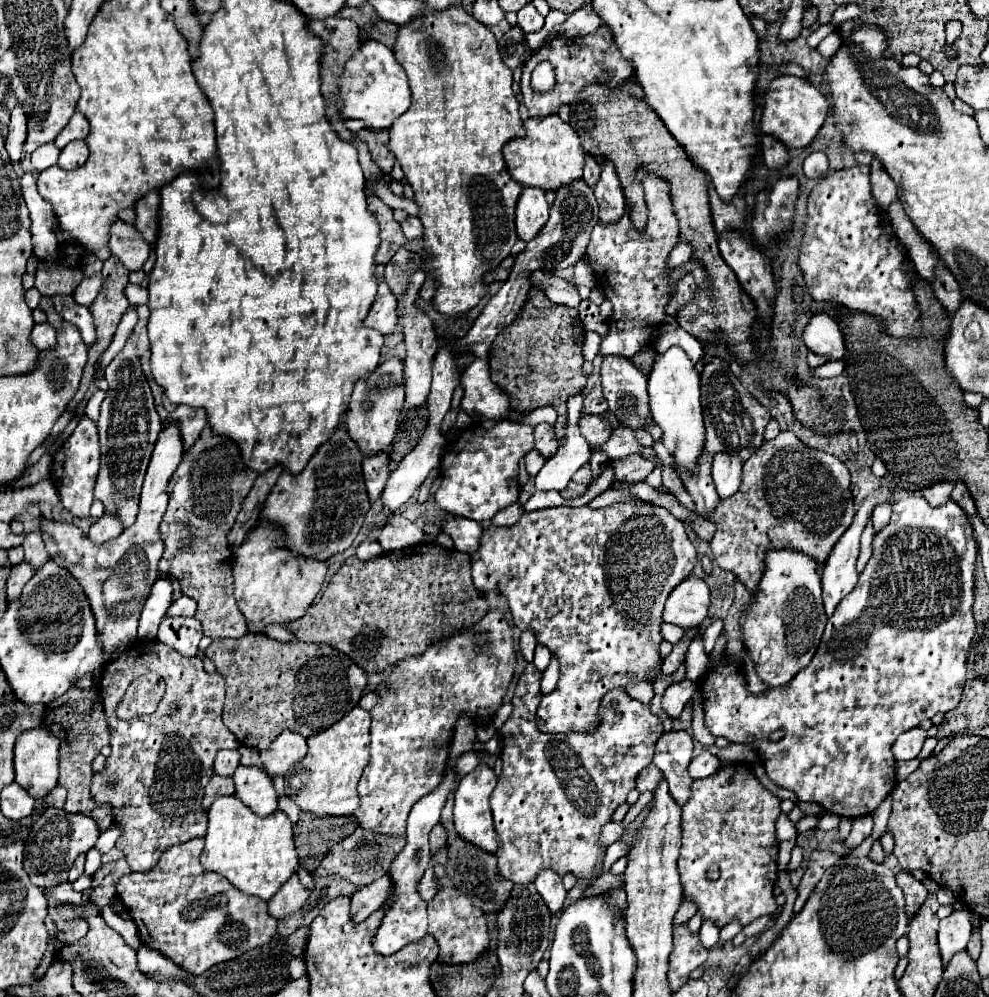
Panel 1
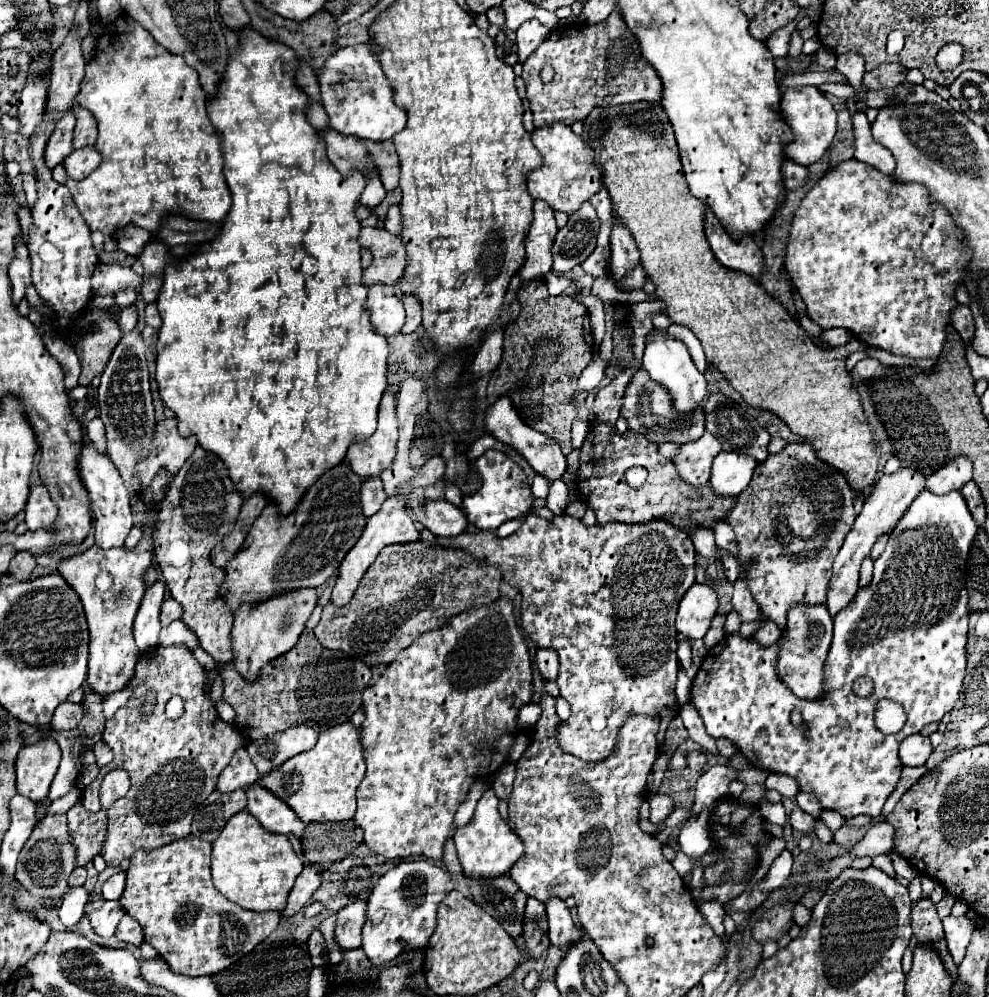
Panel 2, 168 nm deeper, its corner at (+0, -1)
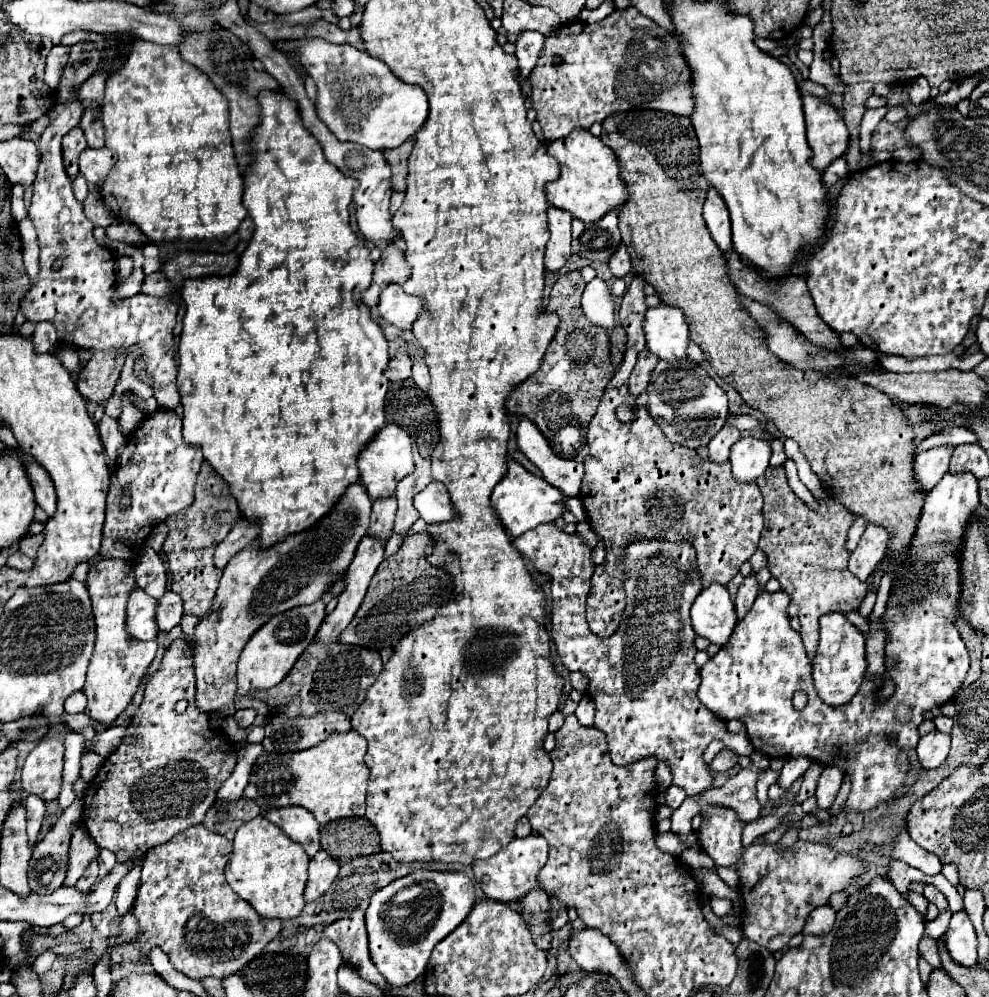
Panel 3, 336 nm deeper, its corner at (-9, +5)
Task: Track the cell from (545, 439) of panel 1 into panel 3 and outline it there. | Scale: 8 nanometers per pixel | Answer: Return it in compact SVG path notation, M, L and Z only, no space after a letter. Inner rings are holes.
M524 417L520 419L516 439L520 451L542 471L542 477L550 485L554 485L568 497L580 495L580 481L584 475L582 463L576 463L574 459L558 457L548 445L548 441L544 441L540 429Z

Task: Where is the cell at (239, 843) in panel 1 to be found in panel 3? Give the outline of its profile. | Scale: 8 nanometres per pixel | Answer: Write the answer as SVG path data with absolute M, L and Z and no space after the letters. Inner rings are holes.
M266 817L244 823L234 839L234 851L226 865L226 881L238 897L254 907L264 919L292 919L304 907L308 855Z

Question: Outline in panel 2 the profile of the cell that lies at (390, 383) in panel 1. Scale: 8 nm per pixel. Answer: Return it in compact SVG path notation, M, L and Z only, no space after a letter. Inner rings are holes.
M389 385L379 407L377 431L363 441L353 441L347 449L347 463L359 477L373 477L387 469L395 457L397 443L397 415L395 397L399 385Z

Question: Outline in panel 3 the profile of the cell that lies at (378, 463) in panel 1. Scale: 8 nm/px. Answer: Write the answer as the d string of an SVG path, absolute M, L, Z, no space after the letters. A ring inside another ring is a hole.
M396 497L388 499L378 499L372 505L372 515L370 515L370 527L368 527L368 537L378 537L380 541L388 541L392 535L392 525L394 525L394 515L396 515Z

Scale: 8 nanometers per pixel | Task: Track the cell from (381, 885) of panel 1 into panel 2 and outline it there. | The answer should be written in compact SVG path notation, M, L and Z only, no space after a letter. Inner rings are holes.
M357 897L347 907L339 911L337 927L335 927L335 939L339 947L343 949L355 949L361 947L361 929L363 919L367 913L367 899Z

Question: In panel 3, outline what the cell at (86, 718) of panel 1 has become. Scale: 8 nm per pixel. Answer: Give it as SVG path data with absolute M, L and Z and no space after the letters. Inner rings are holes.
M78 827L78 831L72 835L70 853L68 853L68 873L64 879L64 887L74 887L76 881L82 877L84 869L92 859L100 855L98 845L92 841L90 833L84 831L84 827Z

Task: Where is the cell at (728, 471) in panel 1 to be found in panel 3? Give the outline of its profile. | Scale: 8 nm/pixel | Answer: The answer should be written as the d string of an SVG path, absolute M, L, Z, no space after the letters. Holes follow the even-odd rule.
M744 437L730 449L730 463L732 463L732 475L734 479L748 483L758 479L768 463L770 463L772 447L764 439L756 437Z

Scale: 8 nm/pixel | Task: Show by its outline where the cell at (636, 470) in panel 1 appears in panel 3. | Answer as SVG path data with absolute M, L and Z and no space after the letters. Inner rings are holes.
M636 275L622 297L620 323L628 335L626 353L602 395L586 435L590 453L584 461L582 505L592 531L606 547L606 559L592 575L592 589L586 603L588 625L600 637L610 637L622 621L626 607L624 549L632 541L686 539L696 549L696 569L702 577L702 587L712 583L728 585L740 571L740 565L758 549L764 525L762 493L758 485L754 481L752 485L732 481L728 461L704 461L696 451L668 441L650 415L638 415L632 423L618 421L616 407L620 403L636 403L636 397L628 393L628 377L636 365L638 353L646 345L642 329L648 309L644 303L644 285L646 281Z

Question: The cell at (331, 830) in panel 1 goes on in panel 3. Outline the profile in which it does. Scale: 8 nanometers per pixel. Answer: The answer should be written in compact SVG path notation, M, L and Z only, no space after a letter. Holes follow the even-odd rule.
M348 817L322 827L322 849L334 859L380 853L380 835L366 817Z

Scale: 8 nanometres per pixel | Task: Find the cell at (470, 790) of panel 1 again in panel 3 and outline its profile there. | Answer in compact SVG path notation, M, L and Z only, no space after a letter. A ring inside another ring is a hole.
M530 835L526 839L516 837L516 841L510 841L494 857L490 857L486 861L476 861L474 875L482 877L480 887L488 899L492 899L492 901L496 899L500 903L514 903L518 899L524 899L526 893L540 887L538 873L546 865L546 857L548 857L548 845L546 845L544 837L540 837L540 835L538 837Z

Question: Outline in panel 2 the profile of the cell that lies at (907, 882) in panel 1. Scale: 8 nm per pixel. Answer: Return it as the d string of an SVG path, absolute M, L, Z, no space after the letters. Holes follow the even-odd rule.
M919 899L913 903L911 907L911 927L913 927L913 935L917 937L919 943L931 943L935 945L935 949L941 953L945 969L951 975L957 975L957 965L953 963L947 945L945 945L945 937L943 937L943 927L941 927L941 919L937 917L935 905L931 899Z

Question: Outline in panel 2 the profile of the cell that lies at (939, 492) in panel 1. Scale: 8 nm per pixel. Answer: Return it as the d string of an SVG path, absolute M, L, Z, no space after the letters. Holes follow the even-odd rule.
M957 457L951 463L947 463L945 467L941 467L939 471L935 471L935 475L931 475L925 483L925 489L929 489L935 495L945 495L953 489L961 489L965 483L971 481L971 461L967 457Z

